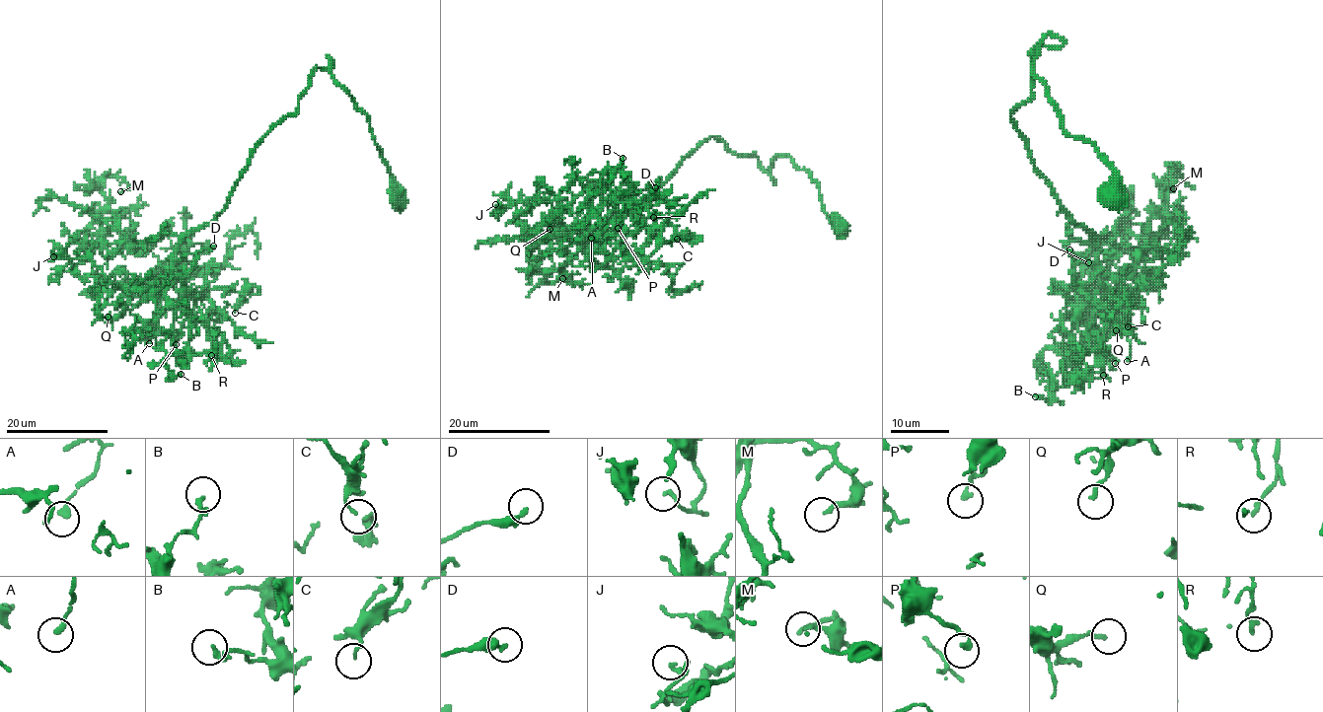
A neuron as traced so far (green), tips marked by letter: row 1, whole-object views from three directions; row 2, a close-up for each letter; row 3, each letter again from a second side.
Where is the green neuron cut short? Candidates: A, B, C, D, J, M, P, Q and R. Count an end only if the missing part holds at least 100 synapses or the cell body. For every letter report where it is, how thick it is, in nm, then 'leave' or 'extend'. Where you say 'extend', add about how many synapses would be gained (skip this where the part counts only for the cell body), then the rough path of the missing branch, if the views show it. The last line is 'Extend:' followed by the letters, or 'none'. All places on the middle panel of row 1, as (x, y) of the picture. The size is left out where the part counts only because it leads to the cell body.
A: (591, 238) | 280 nm | leave
B: (623, 158) | 200 nm | leave
C: (677, 239) | 100 nm | leave
D: (655, 187) | 320 nm | leave
J: (495, 204) | 170 nm | leave
M: (562, 278) | 170 nm | leave
P: (618, 228) | 200 nm | leave
Q: (550, 229) | 170 nm | leave
R: (653, 217) | 160 nm | leave
Extend: none

